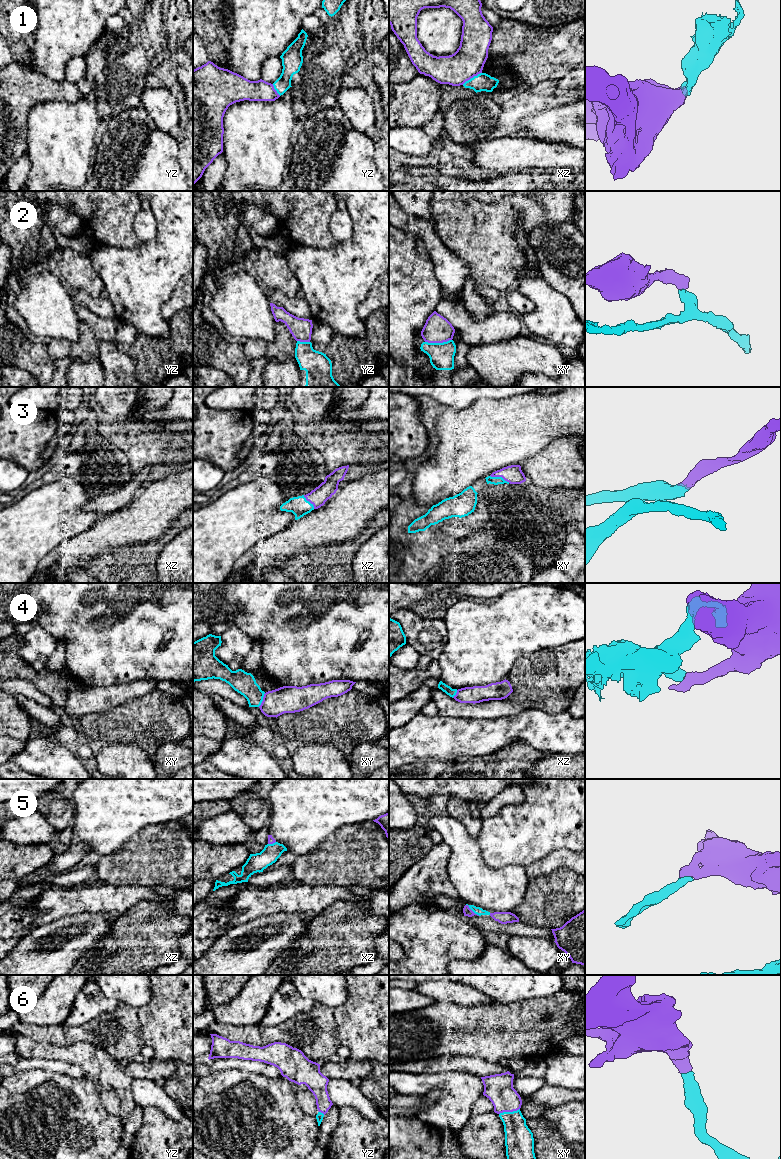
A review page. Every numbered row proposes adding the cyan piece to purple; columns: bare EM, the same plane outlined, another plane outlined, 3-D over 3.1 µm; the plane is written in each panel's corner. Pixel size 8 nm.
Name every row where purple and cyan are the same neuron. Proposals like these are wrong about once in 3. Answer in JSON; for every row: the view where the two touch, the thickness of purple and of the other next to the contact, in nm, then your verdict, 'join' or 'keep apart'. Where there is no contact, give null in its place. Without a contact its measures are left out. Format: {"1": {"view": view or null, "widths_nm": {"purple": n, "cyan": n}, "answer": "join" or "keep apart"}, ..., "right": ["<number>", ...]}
{"1": {"view": "xz", "widths_nm": {"purple": 260, "cyan": 140}, "answer": "keep apart"}, "2": {"view": "xy", "widths_nm": {"purple": 220, "cyan": 200}, "answer": "keep apart"}, "3": {"view": "xy", "widths_nm": {"purple": 150, "cyan": 60}, "answer": "join"}, "4": {"view": "xy", "widths_nm": {"purple": 220, "cyan": 180}, "answer": "keep apart"}, "5": {"view": "xy", "widths_nm": {"purple": 70, "cyan": 70}, "answer": "join"}, "6": {"view": "xy", "widths_nm": {"purple": 220, "cyan": 220}, "answer": "join"}, "right": ["3", "5", "6"]}

